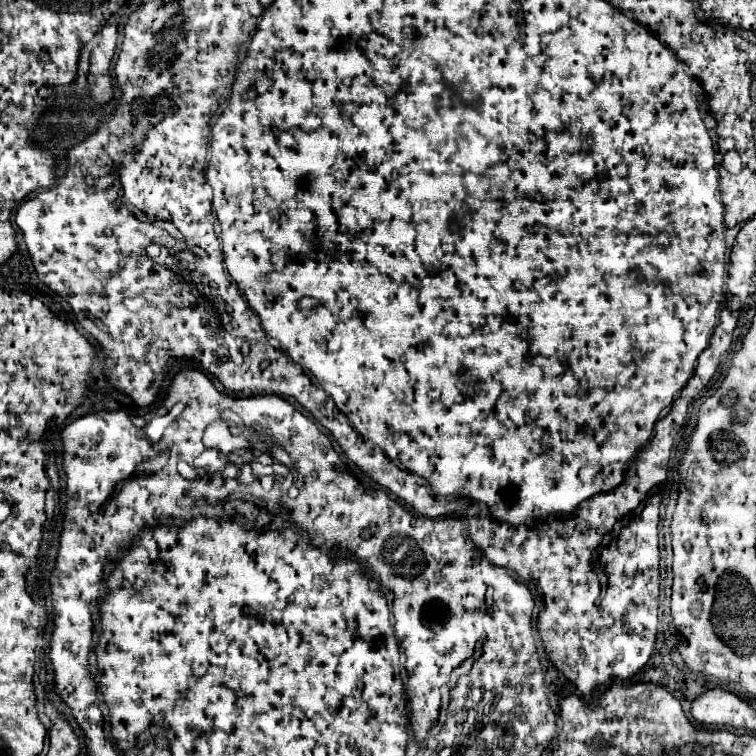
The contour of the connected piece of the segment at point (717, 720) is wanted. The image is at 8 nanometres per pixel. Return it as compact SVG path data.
M708 689L692 705L694 719L700 726L705 727L730 725L732 713L728 711L746 711L746 703L722 689Z

